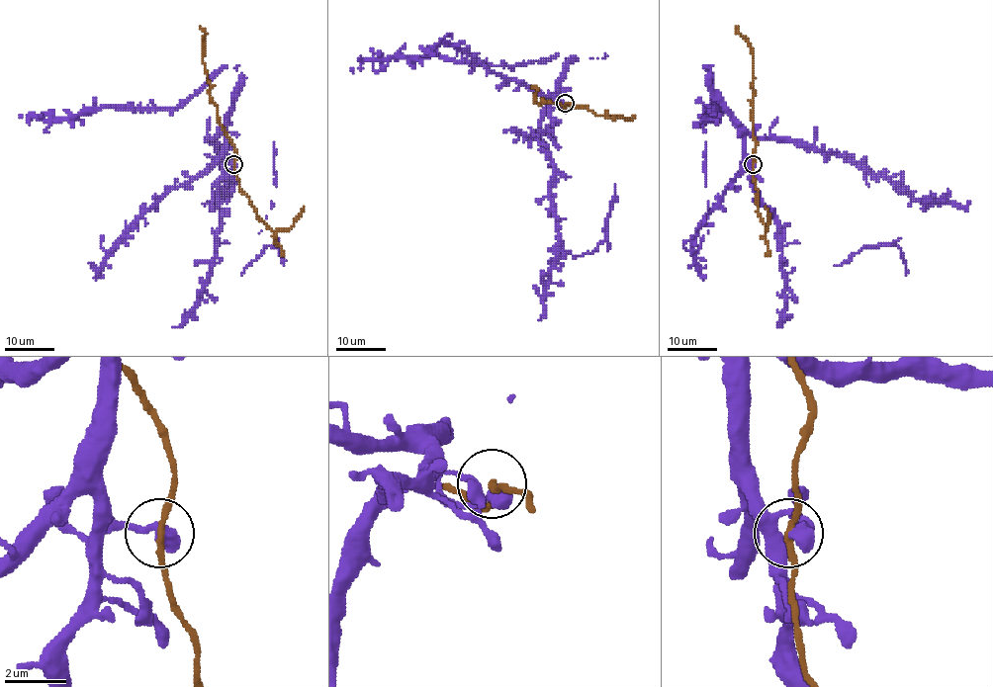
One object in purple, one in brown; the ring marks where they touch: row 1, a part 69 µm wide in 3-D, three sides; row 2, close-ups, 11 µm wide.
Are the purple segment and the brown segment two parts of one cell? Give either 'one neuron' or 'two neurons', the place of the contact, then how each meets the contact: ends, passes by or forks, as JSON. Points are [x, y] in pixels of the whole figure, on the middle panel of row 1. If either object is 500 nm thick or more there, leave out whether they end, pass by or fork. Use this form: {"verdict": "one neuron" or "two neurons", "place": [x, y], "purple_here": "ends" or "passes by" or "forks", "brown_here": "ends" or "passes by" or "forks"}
{"verdict": "one neuron", "place": [565, 103]}

